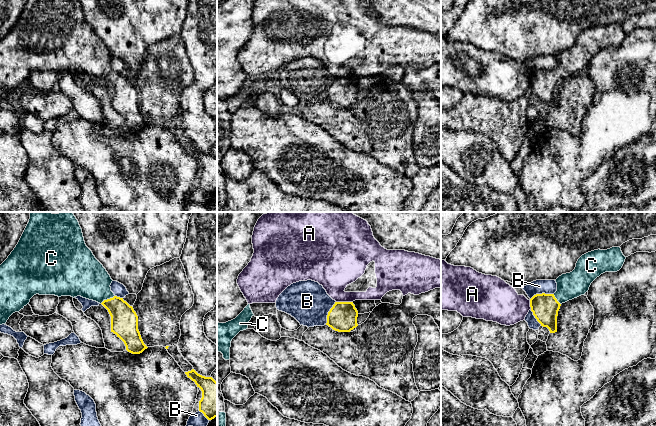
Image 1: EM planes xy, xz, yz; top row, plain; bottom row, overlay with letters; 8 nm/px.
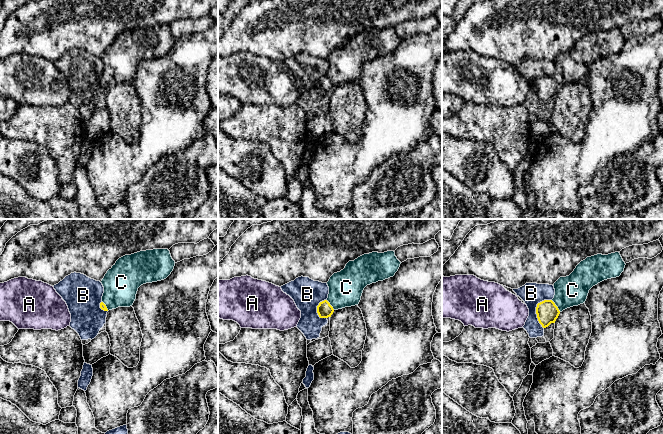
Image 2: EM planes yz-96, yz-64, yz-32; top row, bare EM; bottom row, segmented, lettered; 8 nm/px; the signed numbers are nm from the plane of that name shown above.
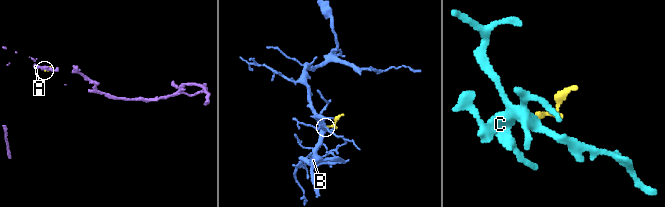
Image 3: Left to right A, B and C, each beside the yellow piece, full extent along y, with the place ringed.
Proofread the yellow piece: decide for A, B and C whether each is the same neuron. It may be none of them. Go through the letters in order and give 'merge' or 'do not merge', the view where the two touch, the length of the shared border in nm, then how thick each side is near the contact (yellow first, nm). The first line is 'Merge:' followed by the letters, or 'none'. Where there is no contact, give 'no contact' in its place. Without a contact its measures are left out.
Merge: C
A: do not merge | xz | 140 nm | 240/280 nm
B: do not merge | yz | 200 nm | 220/110 nm
C: merge | xy | 140 nm | 220/320 nm

